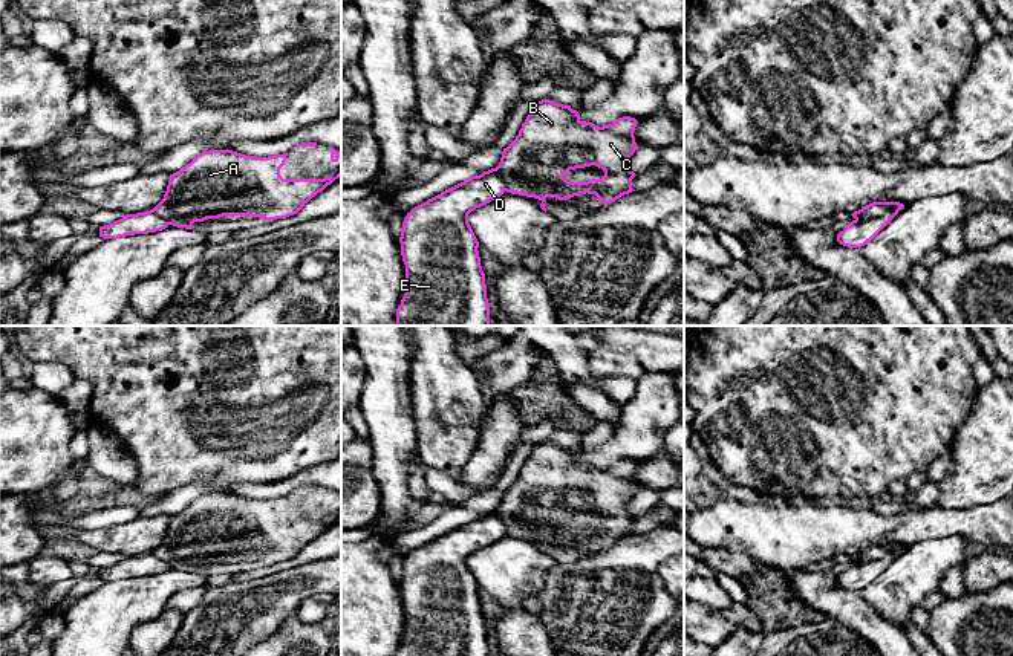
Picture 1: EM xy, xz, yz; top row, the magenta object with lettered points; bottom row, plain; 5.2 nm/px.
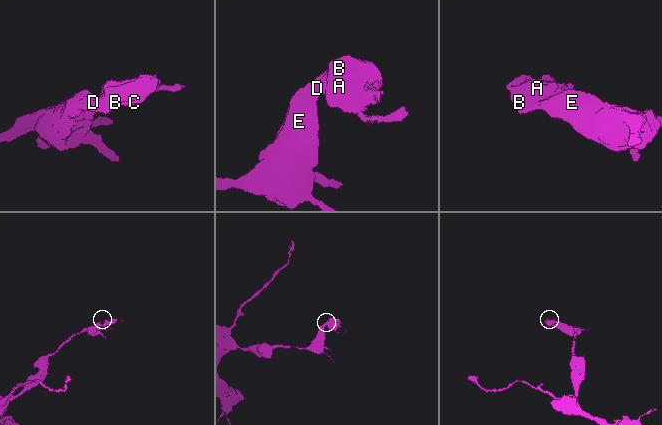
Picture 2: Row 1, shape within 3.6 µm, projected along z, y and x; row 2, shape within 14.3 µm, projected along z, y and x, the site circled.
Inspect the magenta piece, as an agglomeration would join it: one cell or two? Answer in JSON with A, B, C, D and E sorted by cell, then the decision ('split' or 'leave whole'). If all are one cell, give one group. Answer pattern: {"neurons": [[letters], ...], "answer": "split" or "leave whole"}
{"neurons": [["A", "B", "C"], ["D", "E"]], "answer": "split"}

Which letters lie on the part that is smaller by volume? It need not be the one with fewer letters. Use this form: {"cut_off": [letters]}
{"cut_off": ["A", "B", "C"]}

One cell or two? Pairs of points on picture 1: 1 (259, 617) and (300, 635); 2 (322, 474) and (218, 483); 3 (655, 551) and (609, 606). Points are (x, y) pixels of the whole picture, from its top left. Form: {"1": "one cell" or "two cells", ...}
{"1": "two cells", "2": "one cell", "3": "one cell"}

